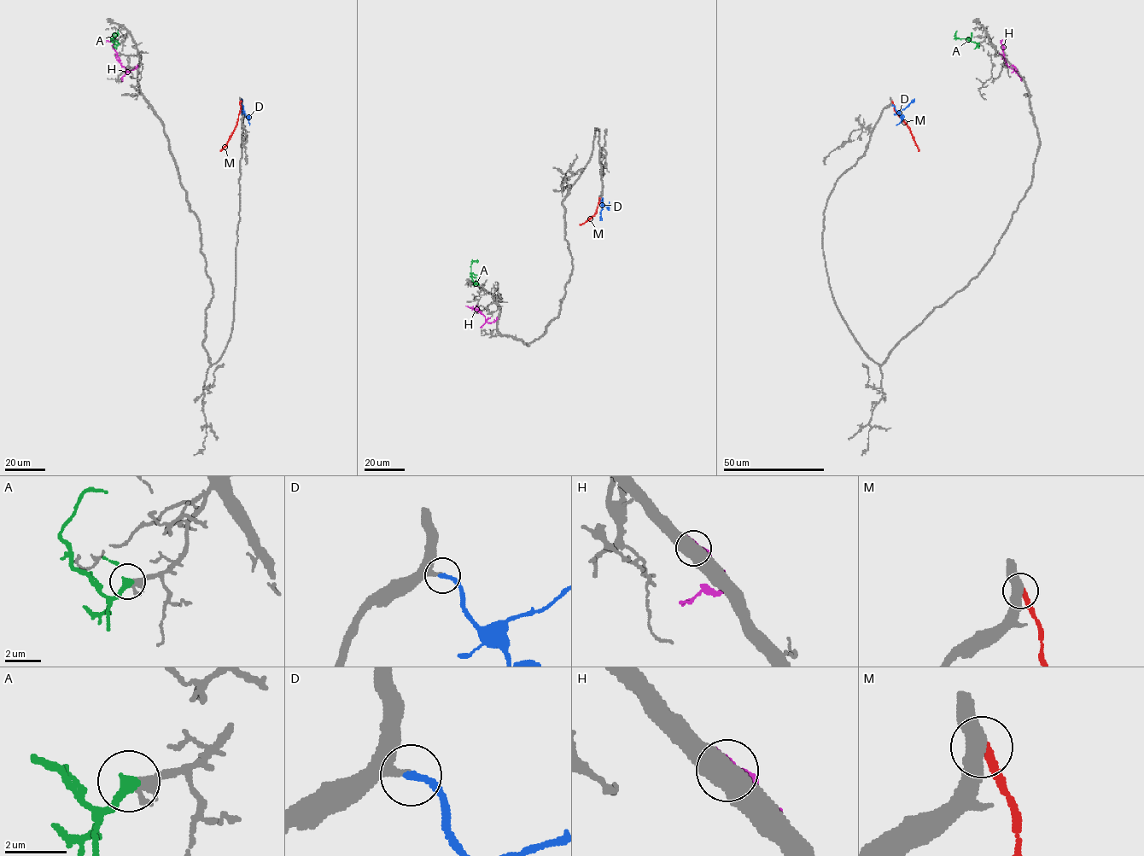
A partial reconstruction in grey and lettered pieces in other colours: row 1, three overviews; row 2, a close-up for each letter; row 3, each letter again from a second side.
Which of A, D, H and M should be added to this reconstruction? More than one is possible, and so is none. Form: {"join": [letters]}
{"join": ["A", "D"]}

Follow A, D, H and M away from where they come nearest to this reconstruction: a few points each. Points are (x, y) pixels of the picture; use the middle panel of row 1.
A: (478, 284), (473, 281), (470, 271), (472, 262), (477, 263)
D: (602, 198), (601, 220)
H: (497, 319), (487, 322), (478, 310), (465, 305)
M: (600, 197), (596, 212), (579, 224)

